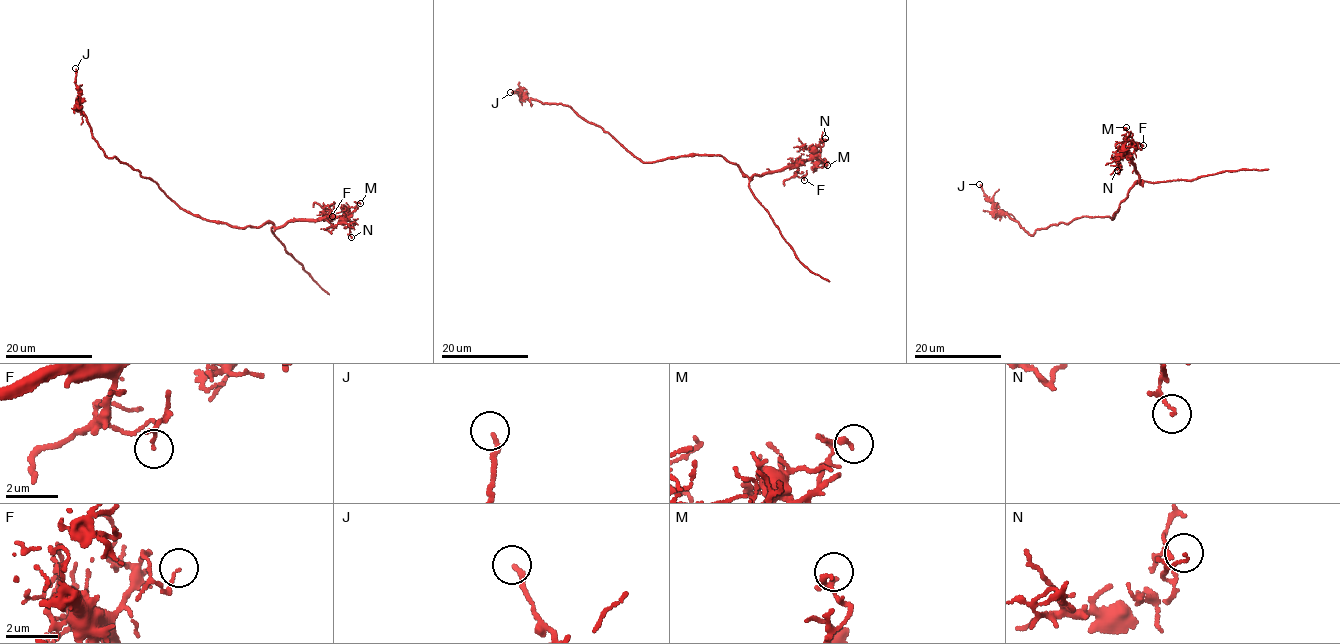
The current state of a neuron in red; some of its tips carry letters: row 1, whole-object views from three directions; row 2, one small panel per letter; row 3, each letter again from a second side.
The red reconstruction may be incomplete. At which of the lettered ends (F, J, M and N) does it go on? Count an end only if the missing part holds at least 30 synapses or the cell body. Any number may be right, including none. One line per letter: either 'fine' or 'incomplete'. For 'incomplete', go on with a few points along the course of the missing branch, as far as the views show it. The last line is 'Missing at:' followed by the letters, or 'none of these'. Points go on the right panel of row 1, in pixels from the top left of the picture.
F: fine
J: fine
M: fine
N: fine
Missing at: none of these

